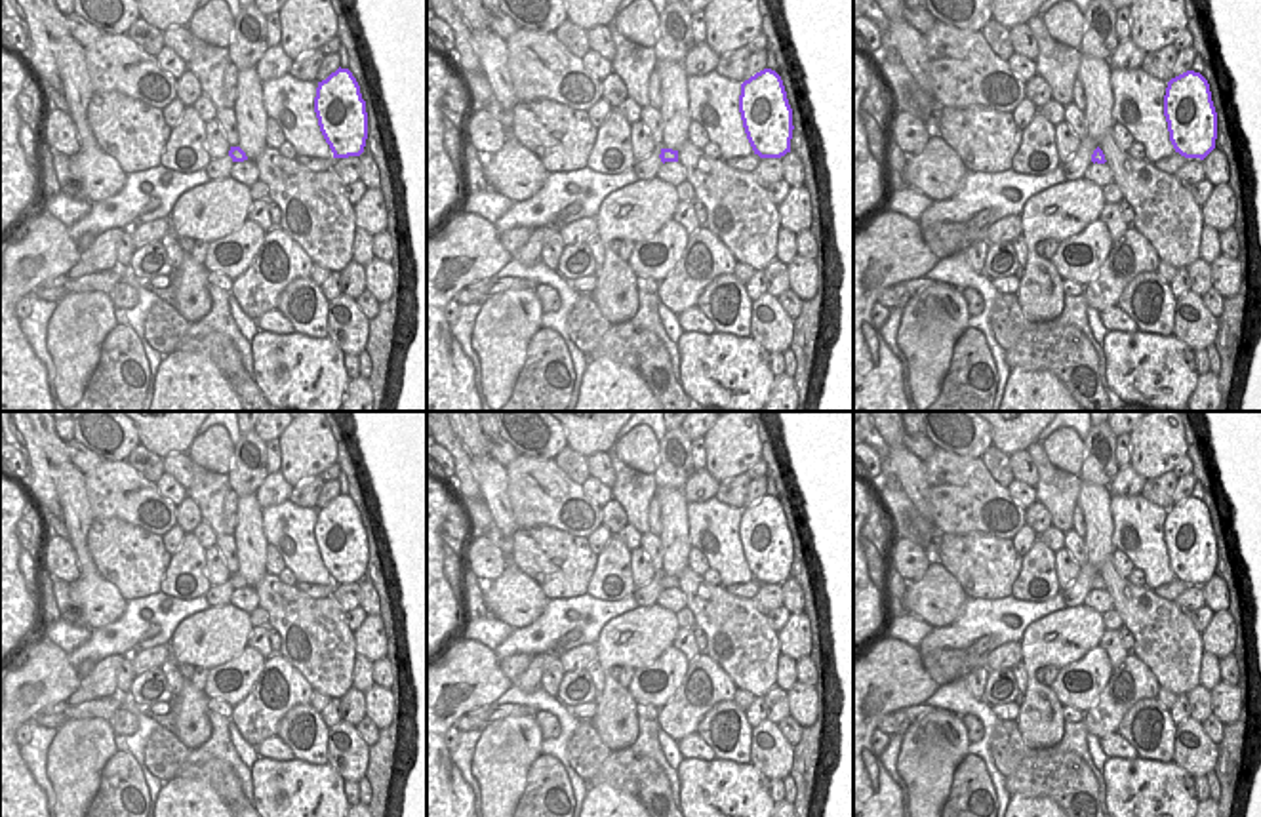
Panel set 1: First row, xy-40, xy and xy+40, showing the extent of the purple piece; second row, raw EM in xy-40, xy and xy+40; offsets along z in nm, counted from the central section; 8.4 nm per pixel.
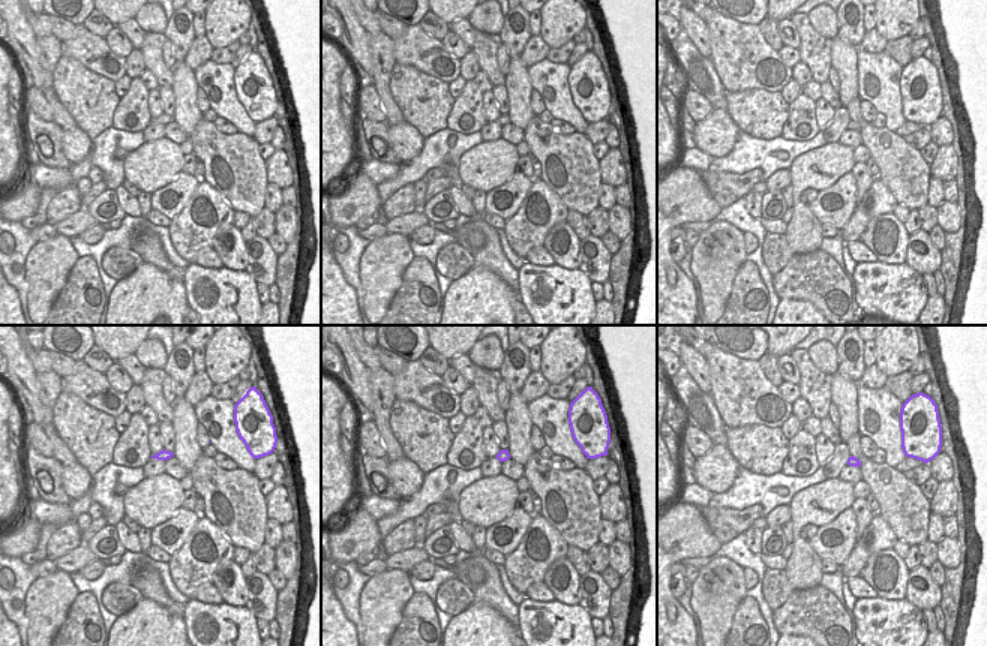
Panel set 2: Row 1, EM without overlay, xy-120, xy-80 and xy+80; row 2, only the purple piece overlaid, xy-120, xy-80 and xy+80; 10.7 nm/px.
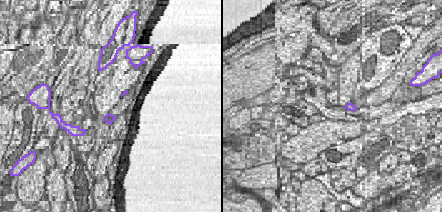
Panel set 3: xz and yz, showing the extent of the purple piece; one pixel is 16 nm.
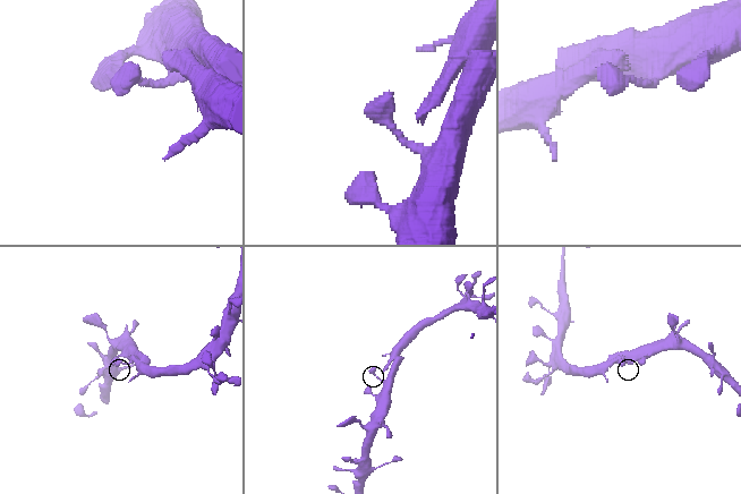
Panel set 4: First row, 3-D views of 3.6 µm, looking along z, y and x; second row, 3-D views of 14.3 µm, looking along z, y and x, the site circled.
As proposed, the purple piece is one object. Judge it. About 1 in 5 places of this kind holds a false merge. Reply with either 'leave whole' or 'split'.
leave whole

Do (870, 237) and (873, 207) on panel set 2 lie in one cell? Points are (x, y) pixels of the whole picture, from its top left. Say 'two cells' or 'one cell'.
two cells

